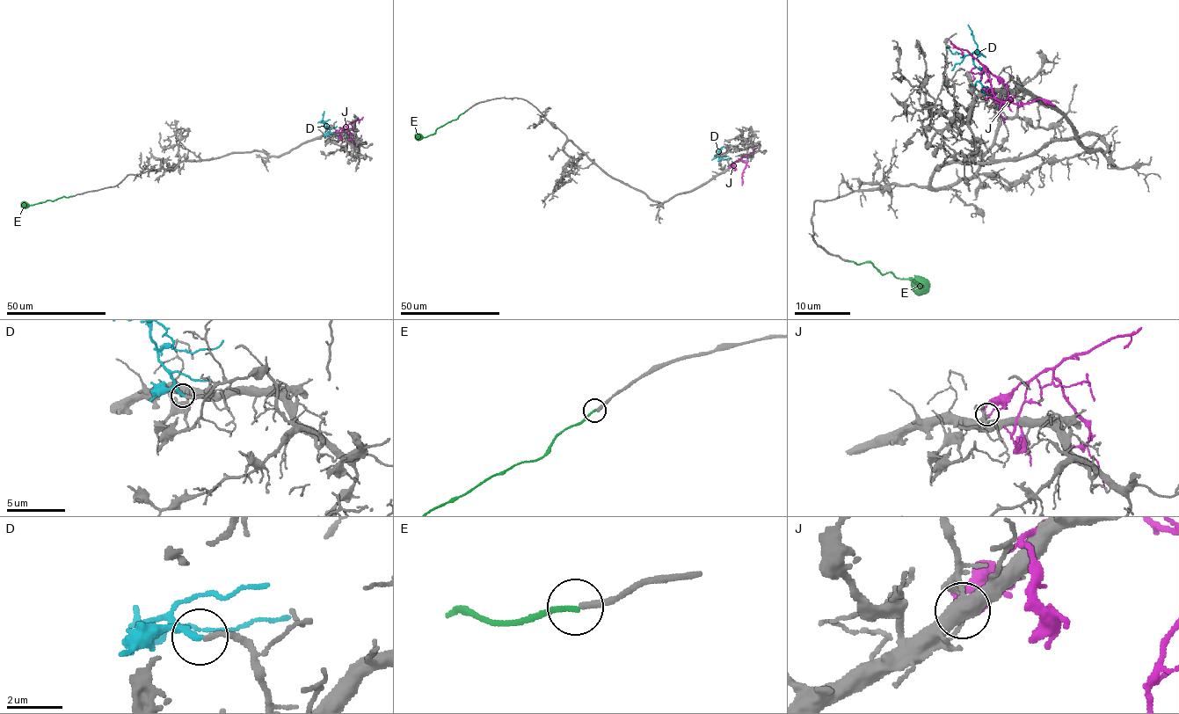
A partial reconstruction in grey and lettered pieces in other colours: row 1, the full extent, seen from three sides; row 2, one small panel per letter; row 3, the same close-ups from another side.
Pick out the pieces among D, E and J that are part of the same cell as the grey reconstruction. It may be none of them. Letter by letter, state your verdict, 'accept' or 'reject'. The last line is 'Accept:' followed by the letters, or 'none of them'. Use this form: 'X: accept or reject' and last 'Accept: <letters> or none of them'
D: accept
E: reject
J: reject
Accept: D

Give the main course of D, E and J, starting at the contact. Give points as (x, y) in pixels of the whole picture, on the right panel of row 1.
D: (985, 92), (980, 83), (981, 71), (973, 62), (971, 53), (978, 45), (967, 24)
E: (849, 260), (870, 262), (883, 274), (890, 272), (913, 280), (921, 286), (917, 288)
J: (1007, 86), (985, 66), (994, 96), (1019, 105), (1045, 99), (1055, 106)

